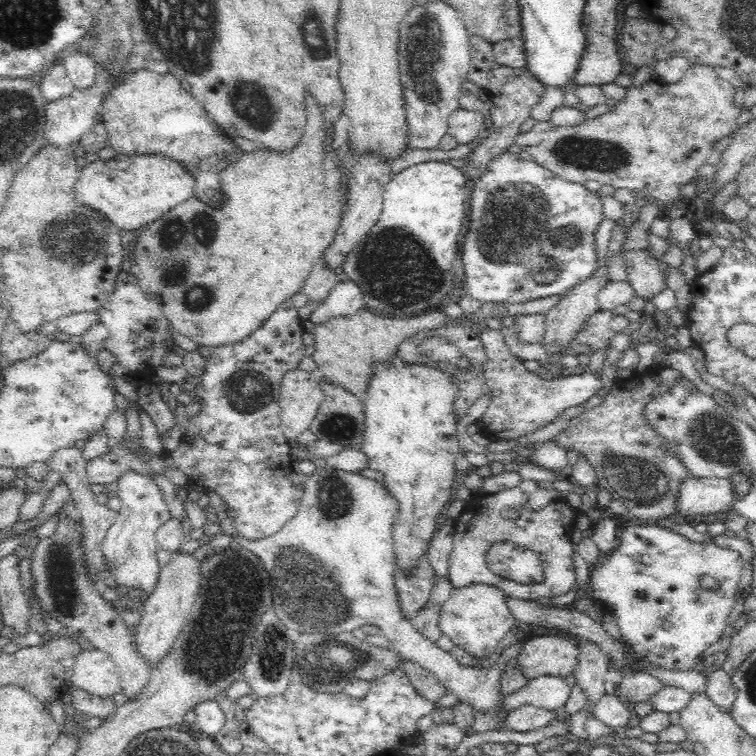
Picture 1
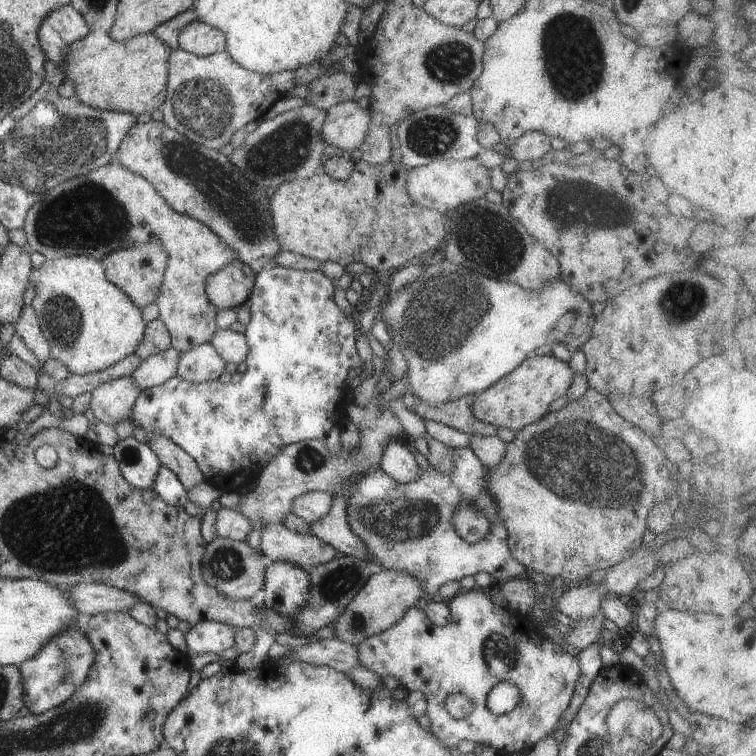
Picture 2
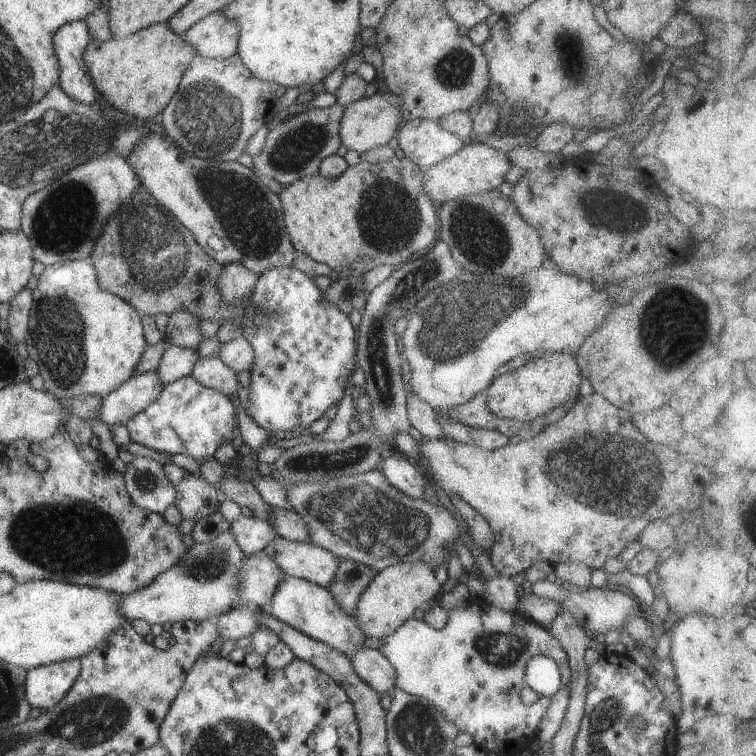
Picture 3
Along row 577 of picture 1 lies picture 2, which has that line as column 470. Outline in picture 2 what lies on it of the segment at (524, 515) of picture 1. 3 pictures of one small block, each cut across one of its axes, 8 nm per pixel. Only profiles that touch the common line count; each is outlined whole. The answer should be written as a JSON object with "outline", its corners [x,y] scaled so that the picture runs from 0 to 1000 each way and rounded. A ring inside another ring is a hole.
{"outline":[[[622,591],[598,594],[601,622],[593,627],[585,627],[574,616],[566,615],[560,626],[553,630],[553,635],[534,640],[516,632],[511,624],[500,619],[489,627],[476,631],[460,648],[460,664],[458,664],[458,690],[460,698],[474,709],[474,717],[481,720],[487,728],[487,735],[492,738],[492,747],[504,753],[521,753],[537,757],[556,767],[556,775],[561,778],[563,790],[575,792],[581,787],[581,776],[590,770],[608,769],[614,762],[627,761],[642,766],[644,770],[665,771],[681,765],[692,765],[696,761],[696,750],[688,746],[683,738],[675,733],[671,721],[671,704],[667,690],[659,690],[659,672],[643,648],[643,618],[632,608],[632,604]],[[611,661],[626,664],[643,676],[643,683],[651,690],[648,706],[640,709],[632,717],[620,718],[606,709],[601,693],[598,693],[598,680],[608,669]]]}

